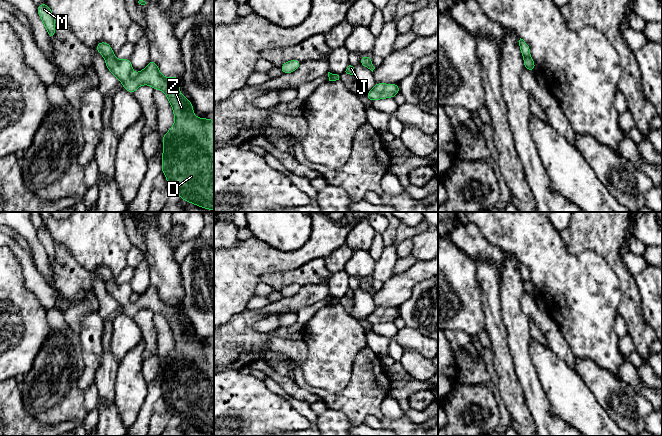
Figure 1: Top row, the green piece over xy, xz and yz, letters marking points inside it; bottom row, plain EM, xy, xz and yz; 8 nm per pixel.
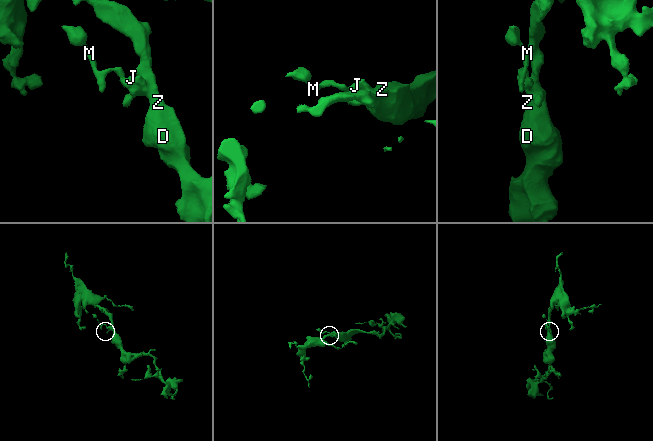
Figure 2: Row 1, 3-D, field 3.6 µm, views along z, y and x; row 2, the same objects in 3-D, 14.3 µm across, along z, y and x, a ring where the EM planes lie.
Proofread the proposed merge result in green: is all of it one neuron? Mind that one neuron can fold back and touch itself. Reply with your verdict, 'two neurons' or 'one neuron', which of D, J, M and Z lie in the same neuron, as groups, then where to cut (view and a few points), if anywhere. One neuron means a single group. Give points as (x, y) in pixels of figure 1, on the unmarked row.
two neurons; groups D J Z / M; cut xy (113, 279), (105, 282)

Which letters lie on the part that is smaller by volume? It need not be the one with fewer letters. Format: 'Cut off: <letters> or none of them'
Cut off: M

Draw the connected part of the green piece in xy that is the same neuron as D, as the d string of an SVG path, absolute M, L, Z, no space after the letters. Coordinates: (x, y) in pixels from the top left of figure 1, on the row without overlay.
M110 280L105 282L105 287L109 295L121 305L123 311L128 316L134 318L139 310L148 308L153 313L160 313L166 318L175 340L174 349L165 360L161 362L164 366L161 386L162 396L167 402L168 411L174 416L177 416L182 424L214 435L214 347L212 346L212 343L200 343L196 341L193 338L192 326L189 326L187 322L179 316L179 301L163 301L159 295L158 289L154 285L150 284L146 292L137 298L133 297L130 283L117 284L115 280Z

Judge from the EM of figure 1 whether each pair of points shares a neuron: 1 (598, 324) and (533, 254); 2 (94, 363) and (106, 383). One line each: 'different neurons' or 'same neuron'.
1: same neuron
2: different neurons

